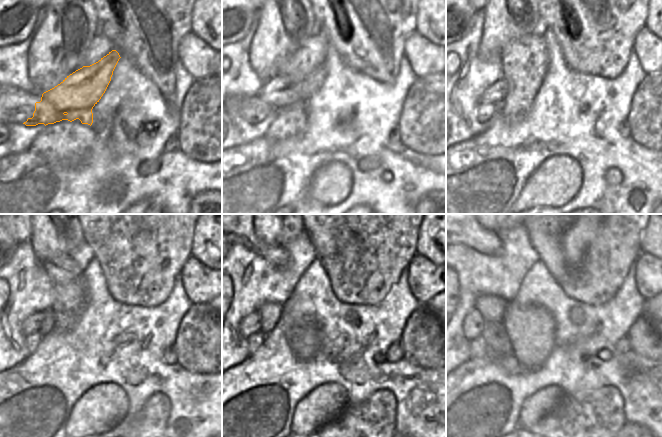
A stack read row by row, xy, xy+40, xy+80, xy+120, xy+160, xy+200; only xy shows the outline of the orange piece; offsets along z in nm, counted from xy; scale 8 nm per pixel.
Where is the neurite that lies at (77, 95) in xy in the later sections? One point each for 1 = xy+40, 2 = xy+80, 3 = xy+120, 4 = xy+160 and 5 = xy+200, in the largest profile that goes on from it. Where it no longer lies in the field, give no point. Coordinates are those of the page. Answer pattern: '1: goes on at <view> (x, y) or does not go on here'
1: goes on at xy+40 (279, 92)
2: goes on at xy+80 (496, 93)
3: goes on at xy+120 (31, 326)
4: goes on at xy+160 (250, 327)
5: goes on at xy+200 (473, 323)

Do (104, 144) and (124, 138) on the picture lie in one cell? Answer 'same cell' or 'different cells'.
different cells

